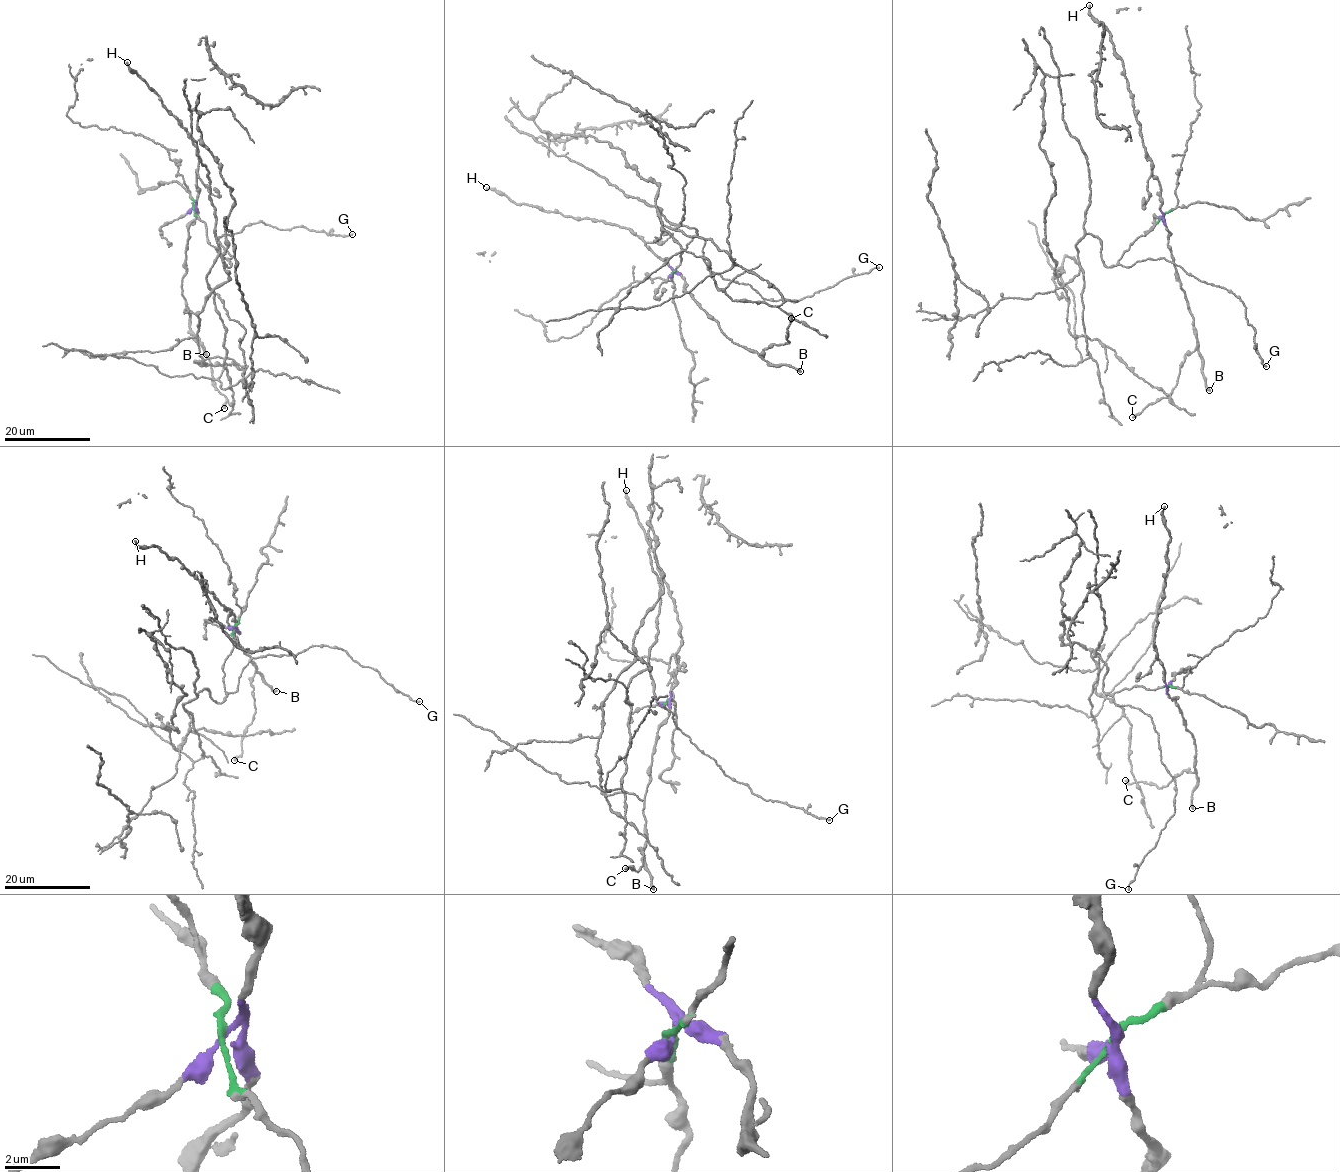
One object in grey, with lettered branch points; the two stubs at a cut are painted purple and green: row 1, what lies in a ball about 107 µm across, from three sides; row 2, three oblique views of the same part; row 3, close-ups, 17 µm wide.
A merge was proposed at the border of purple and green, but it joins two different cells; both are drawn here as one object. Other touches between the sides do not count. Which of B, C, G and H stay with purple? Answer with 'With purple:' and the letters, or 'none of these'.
With purple: B, C, H

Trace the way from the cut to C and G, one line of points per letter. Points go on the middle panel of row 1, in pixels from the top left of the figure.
C: (672, 272), (684, 279), (685, 290), (725, 335), (763, 357), (764, 350), (789, 343), (791, 318)
G: (671, 273), (683, 250), (699, 236), (705, 241), (707, 268), (774, 300), (796, 301), (879, 268)

